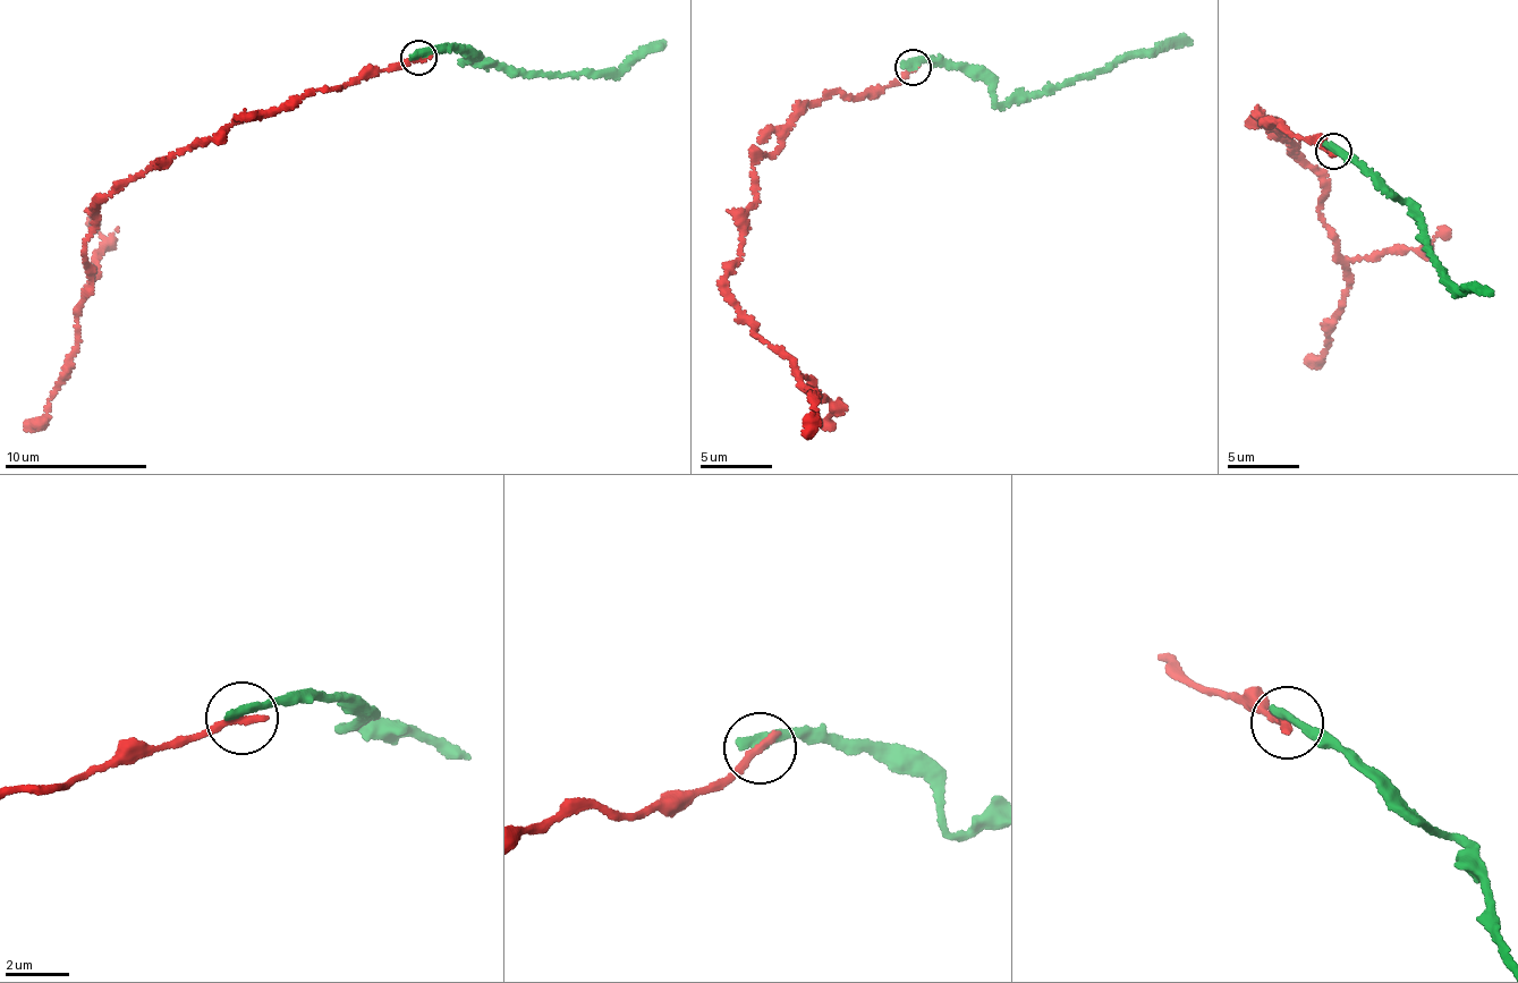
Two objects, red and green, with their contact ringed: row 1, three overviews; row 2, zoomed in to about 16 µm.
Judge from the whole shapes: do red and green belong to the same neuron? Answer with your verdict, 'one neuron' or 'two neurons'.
two neurons

